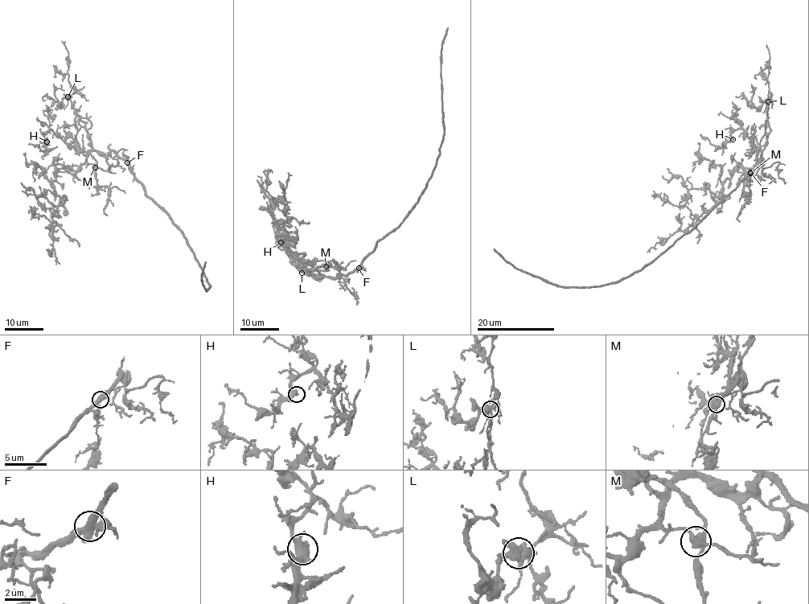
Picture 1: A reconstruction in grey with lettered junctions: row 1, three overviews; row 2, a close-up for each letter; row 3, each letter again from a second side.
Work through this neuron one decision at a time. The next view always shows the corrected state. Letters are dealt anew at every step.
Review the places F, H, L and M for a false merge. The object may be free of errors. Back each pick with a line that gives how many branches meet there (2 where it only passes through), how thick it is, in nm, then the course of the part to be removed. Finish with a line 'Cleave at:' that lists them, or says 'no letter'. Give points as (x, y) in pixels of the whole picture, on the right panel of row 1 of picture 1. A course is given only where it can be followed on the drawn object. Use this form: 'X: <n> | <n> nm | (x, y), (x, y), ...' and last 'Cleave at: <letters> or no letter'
M: 4 | 360 nm | (750, 173), (755, 167), (765, 120)
Cleave at: M

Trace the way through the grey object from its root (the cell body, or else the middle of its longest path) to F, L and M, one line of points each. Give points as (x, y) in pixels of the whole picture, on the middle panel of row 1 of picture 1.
F: (377, 243), (375, 250), (359, 268)
L: (377, 243), (359, 265), (344, 275), (330, 277), (324, 275), (317, 279), (301, 273)
M: (377, 243), (359, 265), (344, 275), (341, 274), (336, 277), (323, 276), (319, 271), (326, 271), (325, 266)

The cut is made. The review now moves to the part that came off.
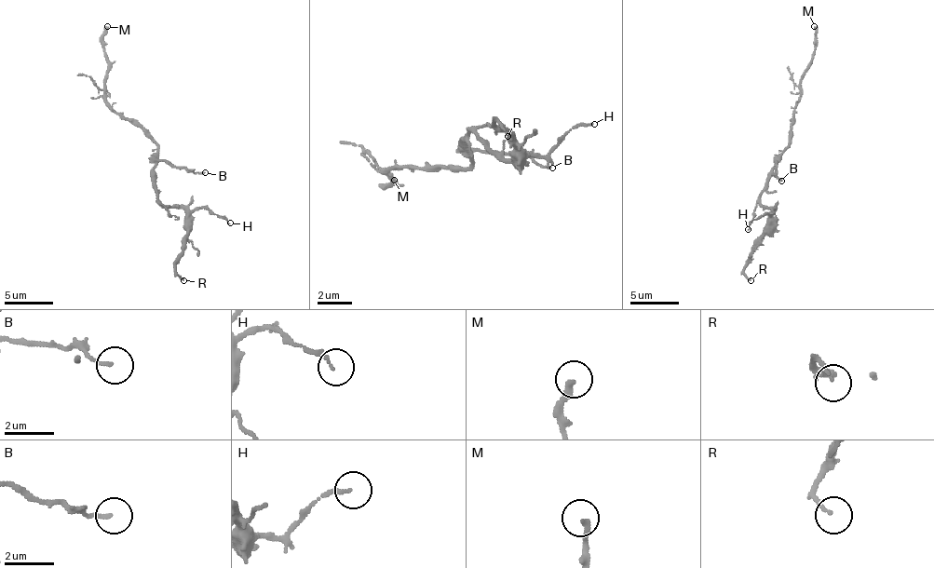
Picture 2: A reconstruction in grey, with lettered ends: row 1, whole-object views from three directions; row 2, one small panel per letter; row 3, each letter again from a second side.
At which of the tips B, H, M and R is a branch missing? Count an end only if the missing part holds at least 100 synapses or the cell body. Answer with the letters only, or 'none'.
M

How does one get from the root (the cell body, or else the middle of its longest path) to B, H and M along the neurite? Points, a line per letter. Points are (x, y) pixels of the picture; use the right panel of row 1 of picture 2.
B: (777, 156), (775, 173), (781, 181)
H: (777, 156), (767, 188), (760, 196), (764, 207), (773, 210), (769, 215), (756, 217), (748, 229)
M: (777, 156), (789, 145), (790, 126), (793, 106), (799, 98), (802, 74), (814, 52), (817, 31), (814, 26)

